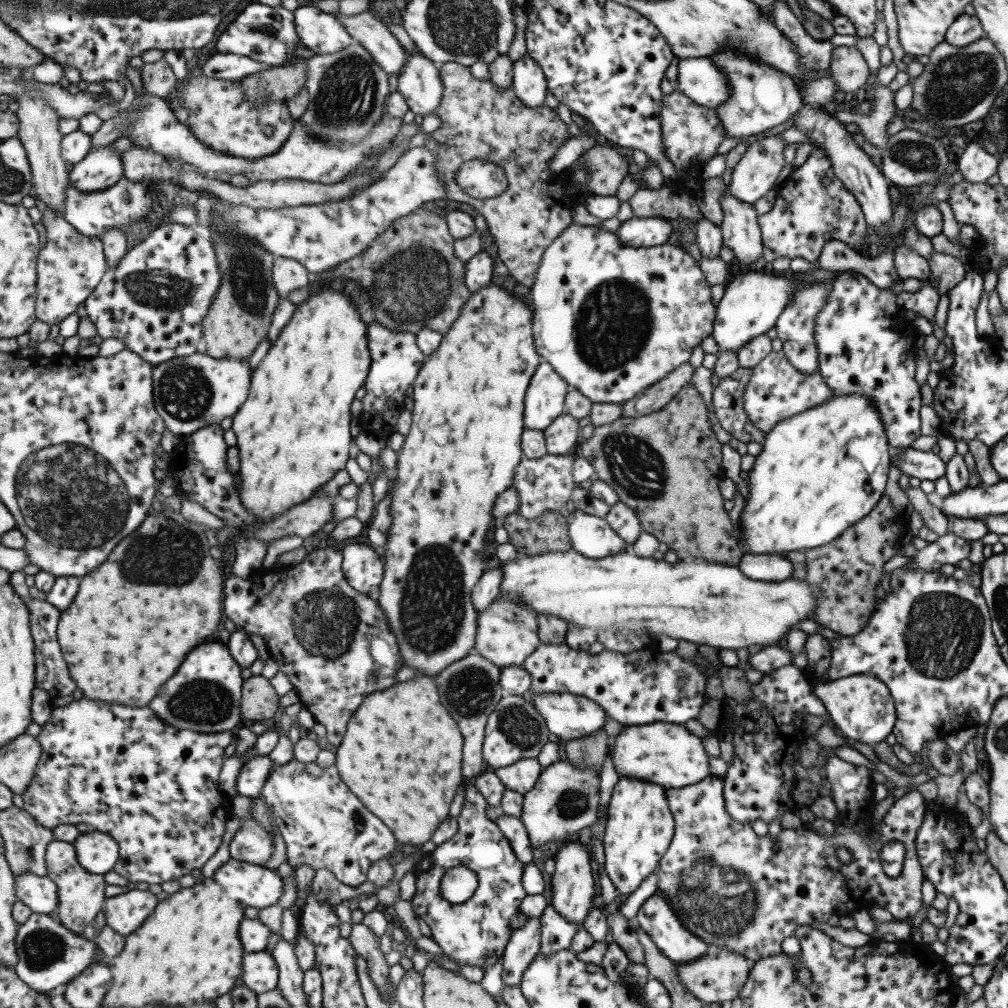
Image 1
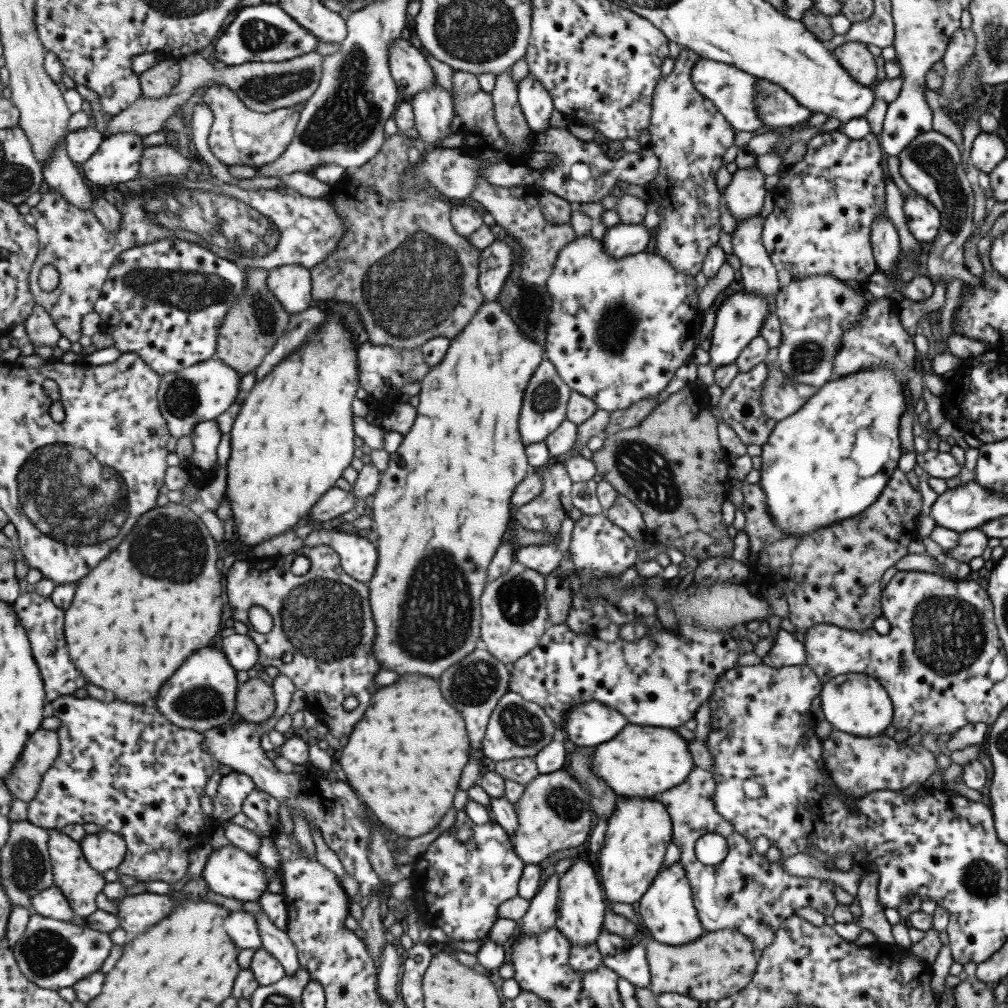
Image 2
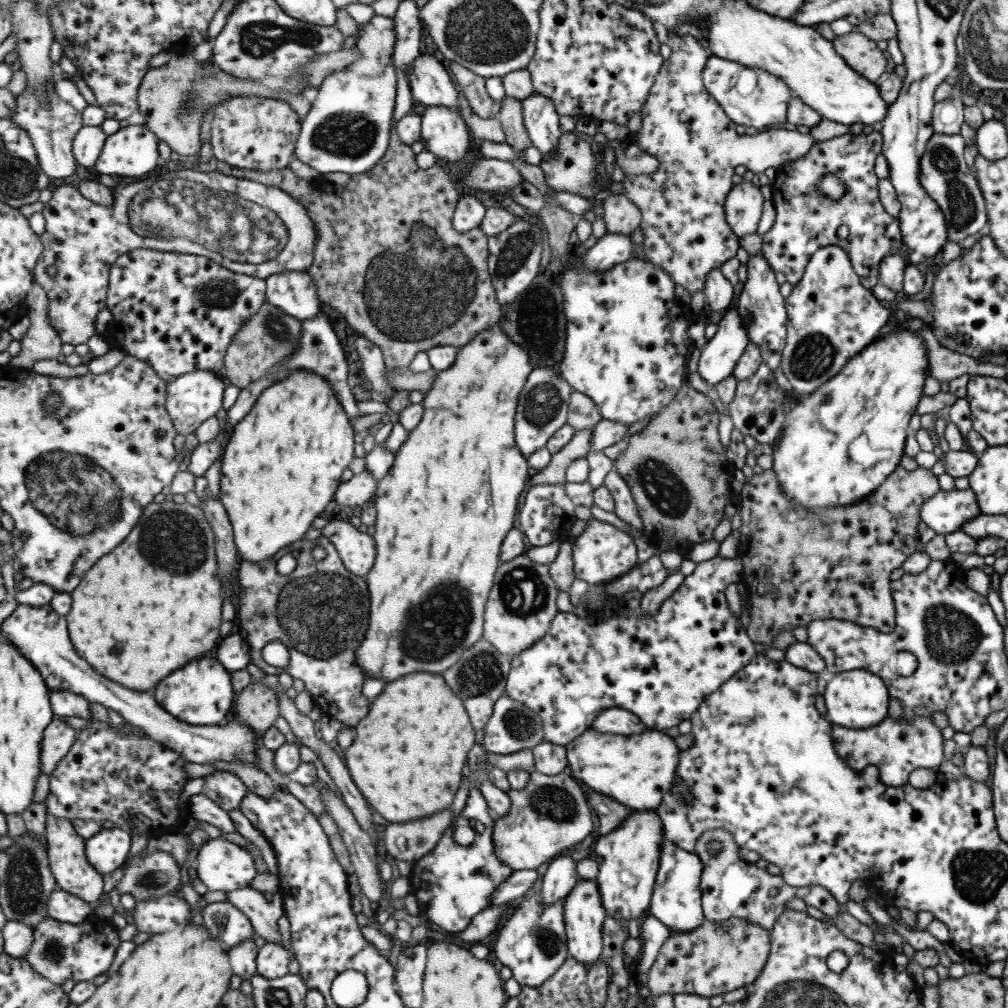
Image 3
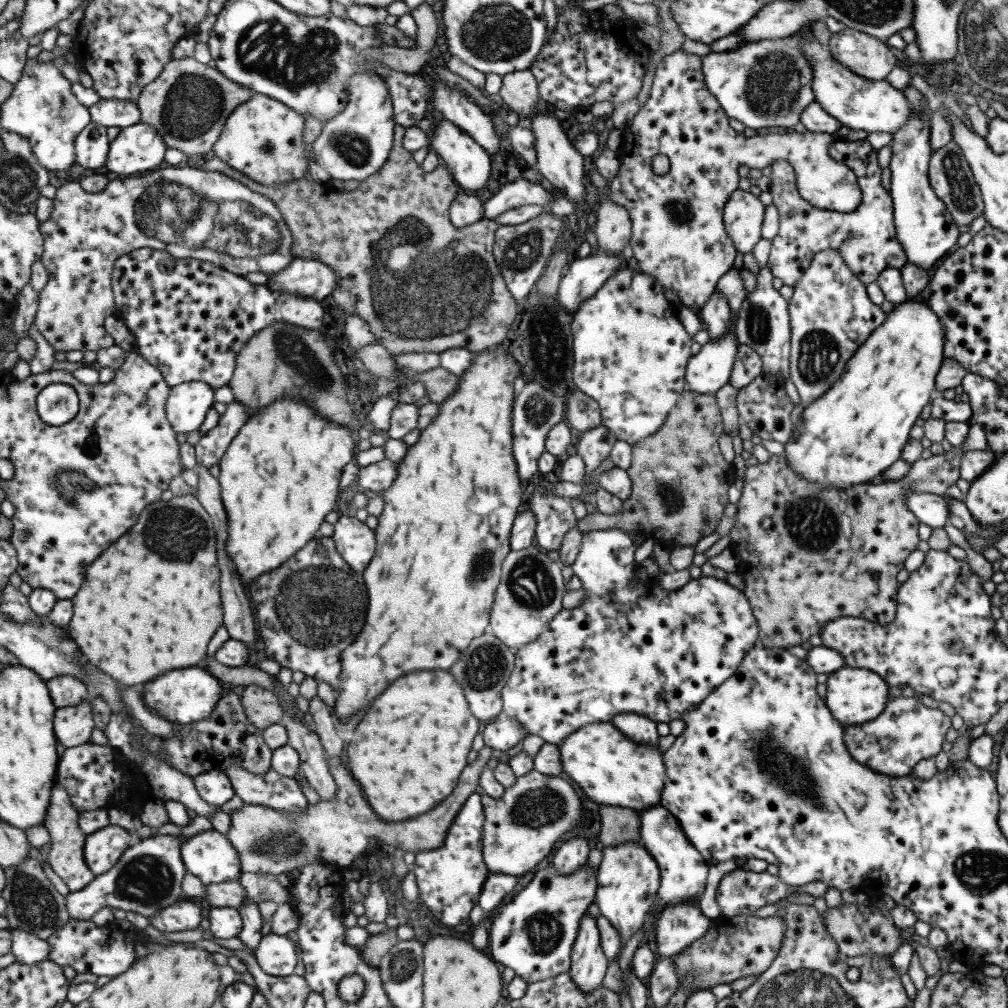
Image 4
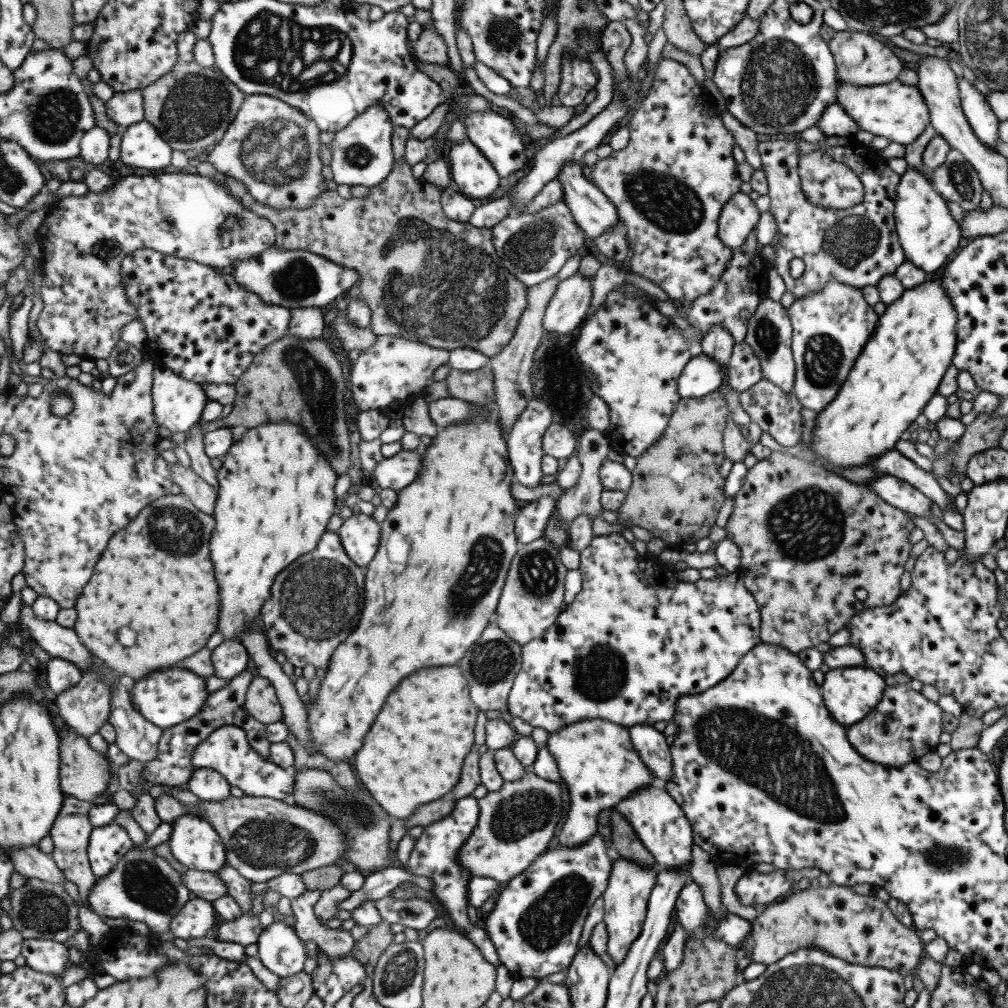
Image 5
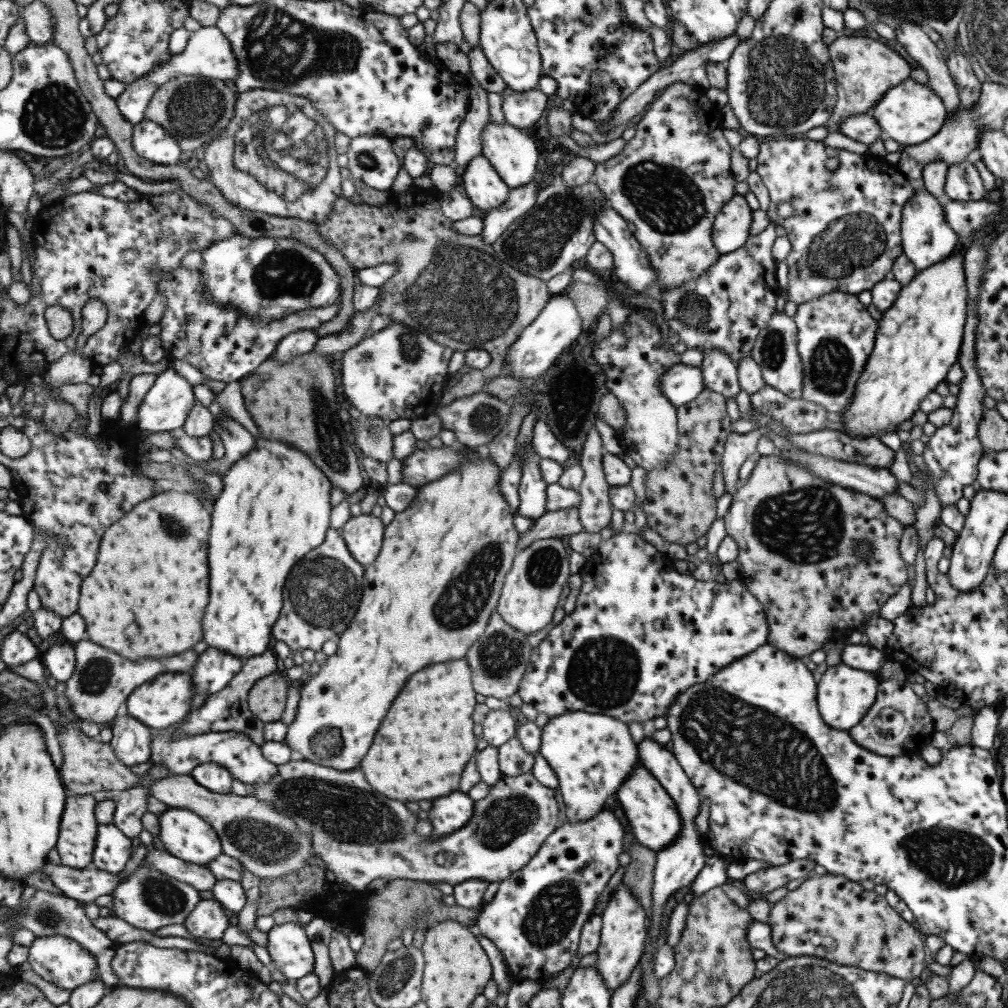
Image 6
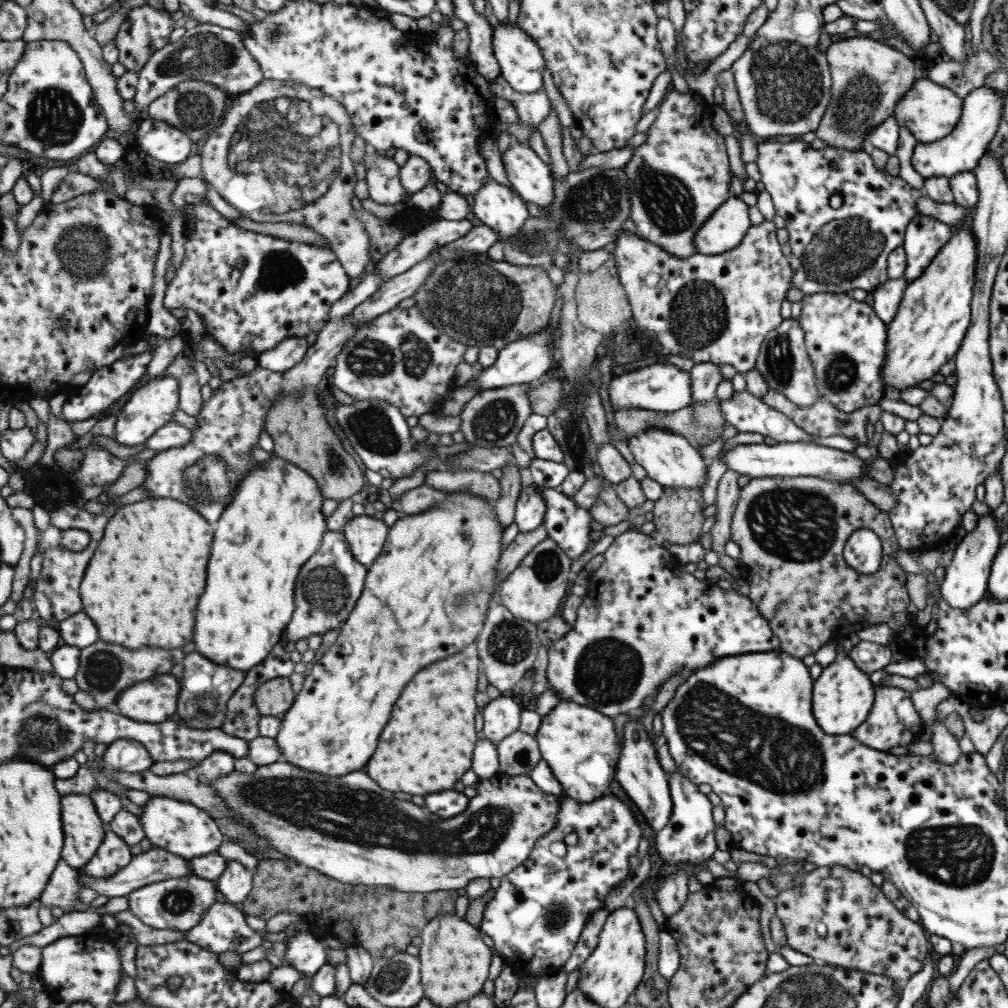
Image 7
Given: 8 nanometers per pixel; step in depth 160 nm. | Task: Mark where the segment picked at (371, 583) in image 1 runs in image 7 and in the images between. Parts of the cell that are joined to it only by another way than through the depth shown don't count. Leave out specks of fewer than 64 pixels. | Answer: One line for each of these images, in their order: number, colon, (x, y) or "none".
2: (359, 557)
3: (358, 549)
4: (357, 542)
5: (361, 535)
6: (364, 533)
7: (367, 535)

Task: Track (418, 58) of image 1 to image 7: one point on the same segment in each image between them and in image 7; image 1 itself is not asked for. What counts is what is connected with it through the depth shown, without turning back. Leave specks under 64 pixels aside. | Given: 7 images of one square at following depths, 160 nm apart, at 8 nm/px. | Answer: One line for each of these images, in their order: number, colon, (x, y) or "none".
2: (434, 109)
3: (445, 133)
4: (470, 163)
5: (474, 174)
6: (486, 188)
7: (500, 207)

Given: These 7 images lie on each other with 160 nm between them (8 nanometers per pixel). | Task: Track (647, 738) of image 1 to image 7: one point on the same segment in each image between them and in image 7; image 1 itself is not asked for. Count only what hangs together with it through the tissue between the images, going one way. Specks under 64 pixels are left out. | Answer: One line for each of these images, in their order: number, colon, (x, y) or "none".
2: (639, 761)
3: (637, 770)
4: (611, 770)
5: (597, 763)
6: (593, 755)
7: (580, 744)

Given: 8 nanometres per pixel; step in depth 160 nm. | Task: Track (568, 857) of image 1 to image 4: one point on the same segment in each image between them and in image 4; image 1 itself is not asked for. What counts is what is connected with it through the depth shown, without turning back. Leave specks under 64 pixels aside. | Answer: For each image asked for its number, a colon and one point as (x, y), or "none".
2: (581, 908)
3: (584, 912)
4: (588, 963)

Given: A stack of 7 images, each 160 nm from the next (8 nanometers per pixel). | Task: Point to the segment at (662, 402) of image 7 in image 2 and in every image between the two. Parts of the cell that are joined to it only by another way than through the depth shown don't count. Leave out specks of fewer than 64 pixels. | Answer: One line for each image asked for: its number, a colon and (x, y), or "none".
2: (739, 317)
3: (718, 356)
4: (705, 372)
5: (701, 375)
6: (680, 383)

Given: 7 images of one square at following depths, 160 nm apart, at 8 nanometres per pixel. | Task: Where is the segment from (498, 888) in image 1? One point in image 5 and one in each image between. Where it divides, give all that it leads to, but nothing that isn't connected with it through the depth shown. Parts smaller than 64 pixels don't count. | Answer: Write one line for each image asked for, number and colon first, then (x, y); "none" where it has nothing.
2: (458, 886)
3: (453, 883)
4: (450, 879)
5: (436, 853)

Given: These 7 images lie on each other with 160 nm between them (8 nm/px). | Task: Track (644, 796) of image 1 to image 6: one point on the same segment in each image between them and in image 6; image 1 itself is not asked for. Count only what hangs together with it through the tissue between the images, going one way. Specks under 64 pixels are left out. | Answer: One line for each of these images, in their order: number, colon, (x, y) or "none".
2: (637, 833)
3: (627, 857)
4: (628, 877)
5: (624, 901)
6: (623, 931)

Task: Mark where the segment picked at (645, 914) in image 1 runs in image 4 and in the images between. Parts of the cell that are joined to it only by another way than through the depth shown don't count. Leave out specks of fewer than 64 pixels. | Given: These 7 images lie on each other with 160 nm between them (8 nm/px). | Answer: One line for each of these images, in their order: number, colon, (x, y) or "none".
2: (666, 910)
3: (675, 901)
4: (682, 870)

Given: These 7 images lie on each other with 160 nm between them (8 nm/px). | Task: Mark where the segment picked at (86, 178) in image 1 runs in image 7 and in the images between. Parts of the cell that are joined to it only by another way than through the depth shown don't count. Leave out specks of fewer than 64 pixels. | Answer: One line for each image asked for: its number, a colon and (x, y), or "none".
2: (118, 159)
3: (132, 151)
4: (137, 148)
5: (142, 146)
6: (151, 141)
7: (161, 140)

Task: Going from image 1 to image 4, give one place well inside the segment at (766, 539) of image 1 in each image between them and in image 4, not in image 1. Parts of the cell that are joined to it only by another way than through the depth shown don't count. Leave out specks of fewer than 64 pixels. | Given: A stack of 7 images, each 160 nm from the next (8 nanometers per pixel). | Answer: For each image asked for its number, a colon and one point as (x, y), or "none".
2: (809, 480)
3: (875, 392)
4: (857, 428)

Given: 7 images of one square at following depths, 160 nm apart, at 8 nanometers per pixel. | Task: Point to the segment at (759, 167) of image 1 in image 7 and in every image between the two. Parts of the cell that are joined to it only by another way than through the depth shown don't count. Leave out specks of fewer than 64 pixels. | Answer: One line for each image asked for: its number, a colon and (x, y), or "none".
2: (743, 197)
3: (742, 207)
4: (742, 213)
5: (738, 217)
6: (729, 230)
7: (726, 226)

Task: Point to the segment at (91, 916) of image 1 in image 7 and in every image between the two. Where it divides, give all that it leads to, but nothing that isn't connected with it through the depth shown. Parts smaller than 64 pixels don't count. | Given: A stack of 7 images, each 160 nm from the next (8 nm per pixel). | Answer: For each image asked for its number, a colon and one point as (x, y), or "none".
2: (81, 883)
3: (69, 861)
4: (67, 858)
5: (72, 832)
6: (79, 830)
7: (85, 832)

